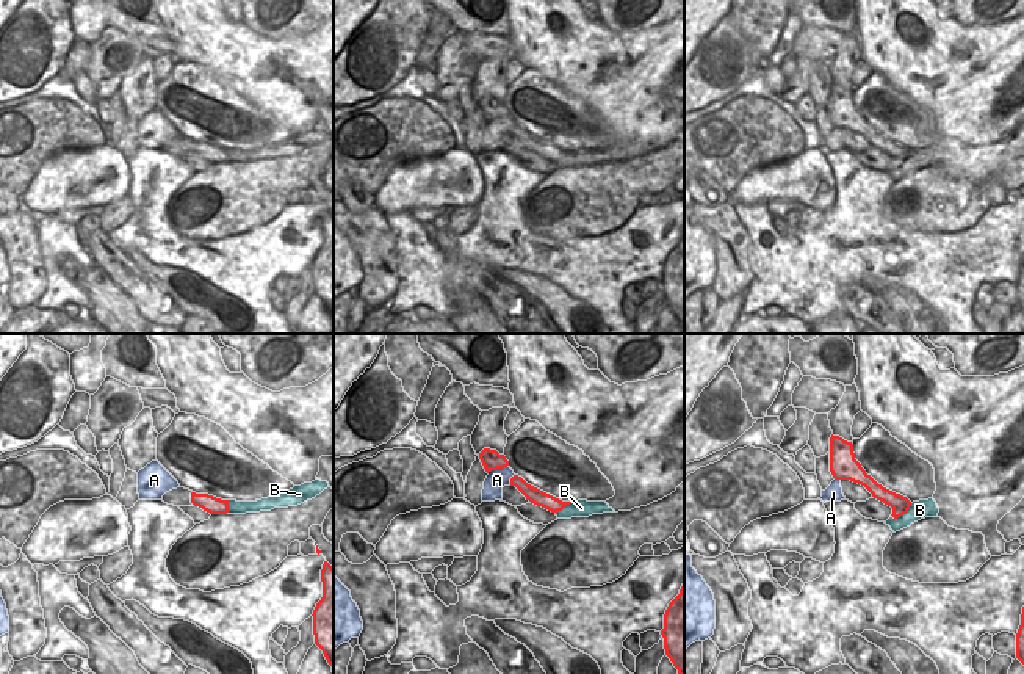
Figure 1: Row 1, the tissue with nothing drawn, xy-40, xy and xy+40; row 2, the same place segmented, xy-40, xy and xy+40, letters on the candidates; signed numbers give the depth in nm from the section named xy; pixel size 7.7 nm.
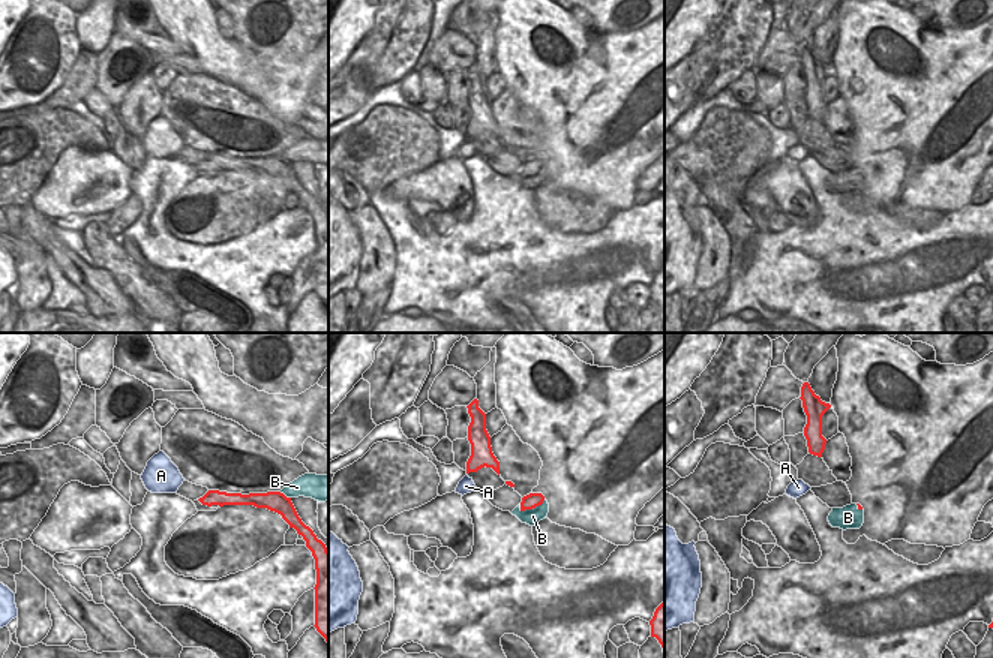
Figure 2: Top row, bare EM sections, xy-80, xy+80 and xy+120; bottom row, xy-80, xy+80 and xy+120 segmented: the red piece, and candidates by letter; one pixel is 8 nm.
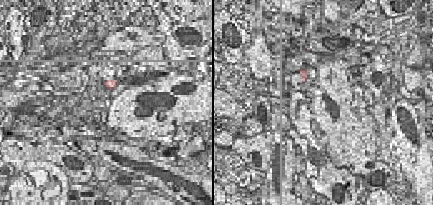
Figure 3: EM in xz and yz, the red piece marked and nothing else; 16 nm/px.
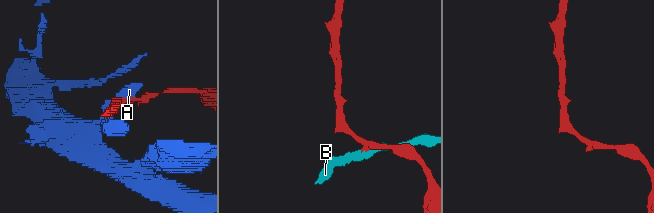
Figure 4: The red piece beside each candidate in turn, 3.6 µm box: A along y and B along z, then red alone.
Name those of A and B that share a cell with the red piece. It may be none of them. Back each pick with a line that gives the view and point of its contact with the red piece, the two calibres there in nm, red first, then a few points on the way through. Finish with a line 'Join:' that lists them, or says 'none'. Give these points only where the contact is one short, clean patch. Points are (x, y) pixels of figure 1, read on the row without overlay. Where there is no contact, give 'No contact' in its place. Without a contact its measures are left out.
Join: none.

